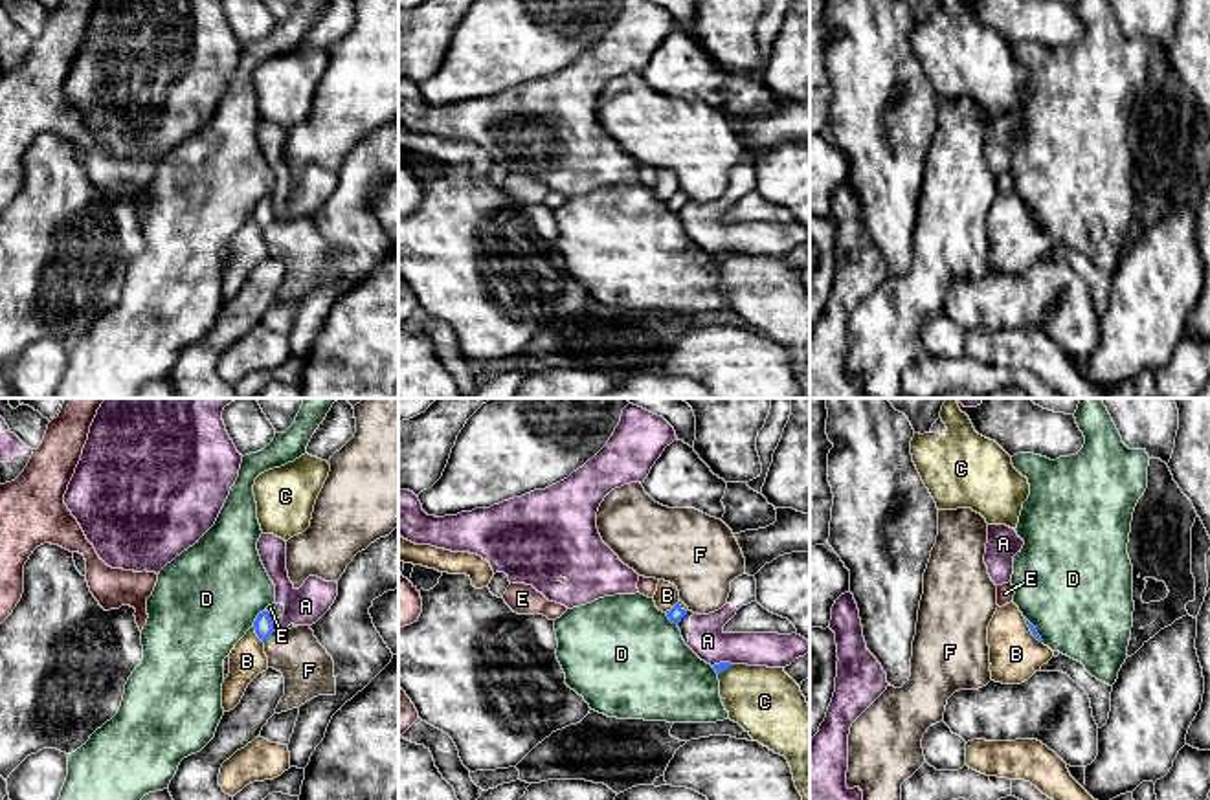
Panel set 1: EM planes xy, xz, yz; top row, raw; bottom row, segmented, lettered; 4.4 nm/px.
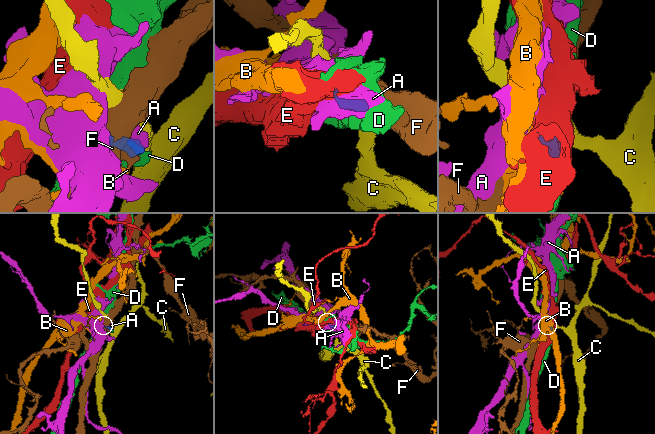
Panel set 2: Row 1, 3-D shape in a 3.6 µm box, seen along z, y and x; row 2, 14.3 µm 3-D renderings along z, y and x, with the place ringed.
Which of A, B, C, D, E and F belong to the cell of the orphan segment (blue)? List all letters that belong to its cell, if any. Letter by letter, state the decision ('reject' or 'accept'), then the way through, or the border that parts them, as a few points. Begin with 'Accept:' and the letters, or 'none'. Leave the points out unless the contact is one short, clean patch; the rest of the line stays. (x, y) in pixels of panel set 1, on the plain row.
Accept: E
A: reject; border along xz (731, 252), (717, 252), (713, 255)
B: reject; border along xy (252, 215), (263, 232)
C: reject; border along xz (733, 254), (718, 263)
D: reject
E: accept; runs through xz (676, 202), (680, 197), (682, 193)
F: reject; border along xy (274, 221), (263, 230)

